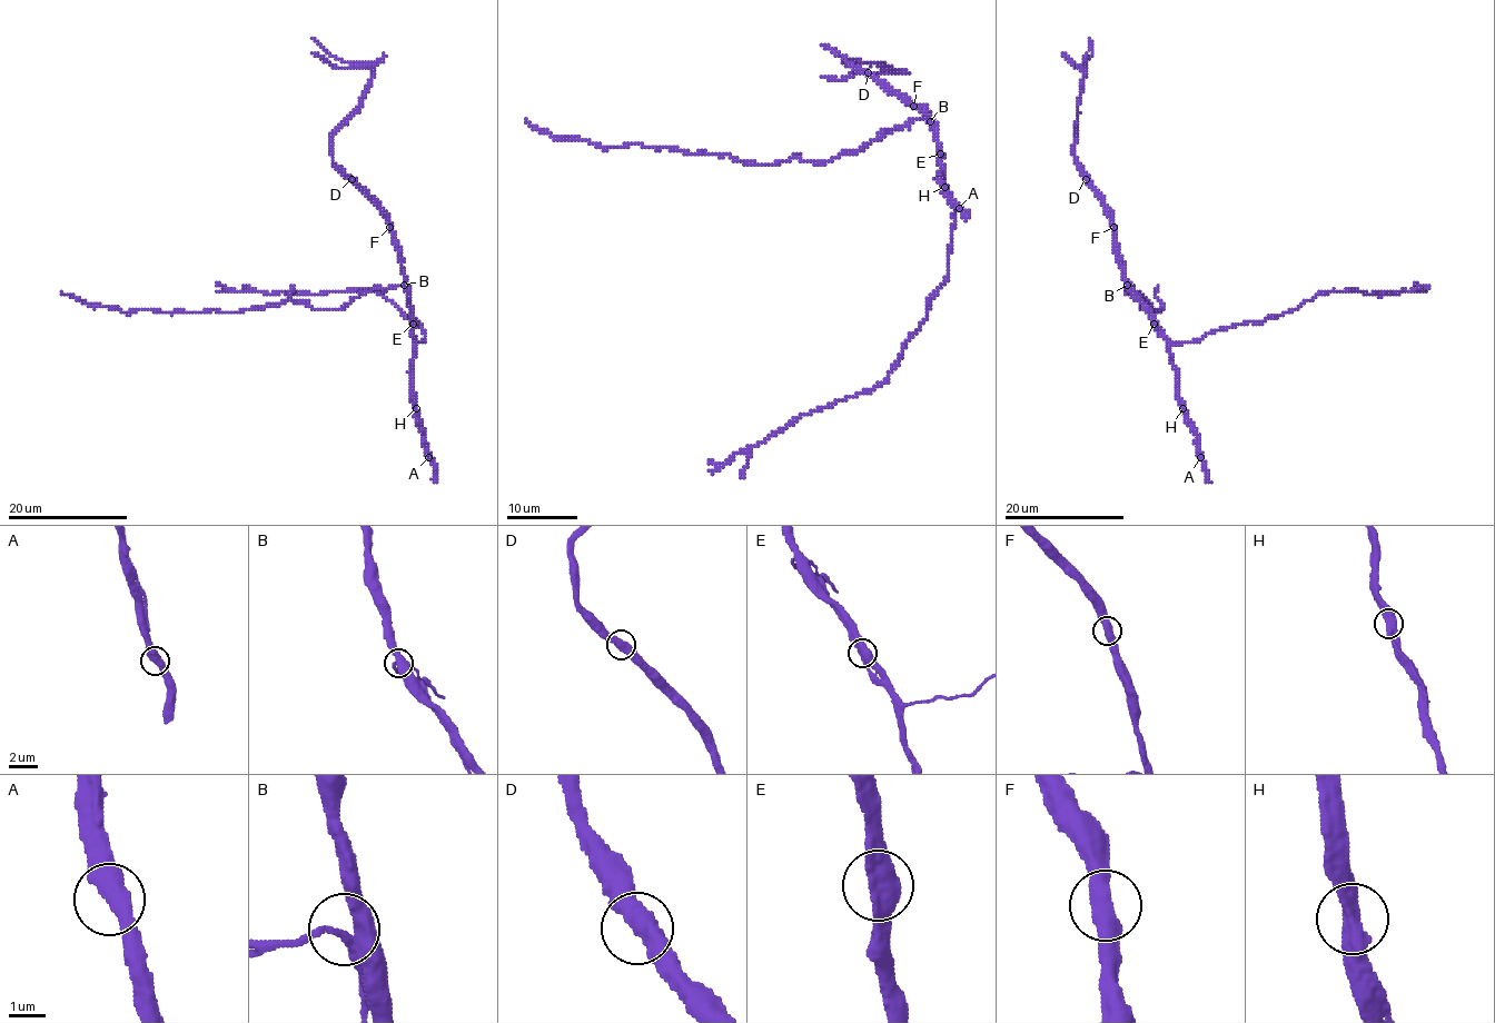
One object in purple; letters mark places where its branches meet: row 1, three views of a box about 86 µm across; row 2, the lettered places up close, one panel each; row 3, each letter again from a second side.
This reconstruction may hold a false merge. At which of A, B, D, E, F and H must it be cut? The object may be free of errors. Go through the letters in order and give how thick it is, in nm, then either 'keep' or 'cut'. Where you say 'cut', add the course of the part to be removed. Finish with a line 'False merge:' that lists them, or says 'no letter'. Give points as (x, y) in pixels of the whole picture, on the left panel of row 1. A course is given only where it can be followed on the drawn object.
A: 500 nm | keep
B: 360 nm | keep
D: 500 nm | keep
E: 500 nm | keep
F: 500 nm | keep
H: 500 nm | keep
False merge: no letter

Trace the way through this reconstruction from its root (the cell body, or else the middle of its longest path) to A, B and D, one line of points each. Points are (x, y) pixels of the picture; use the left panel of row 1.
A: (413, 313), (413, 400), (428, 457)
B: (413, 313), (409, 290), (404, 285)
D: (413, 313), (389, 219), (352, 179)

